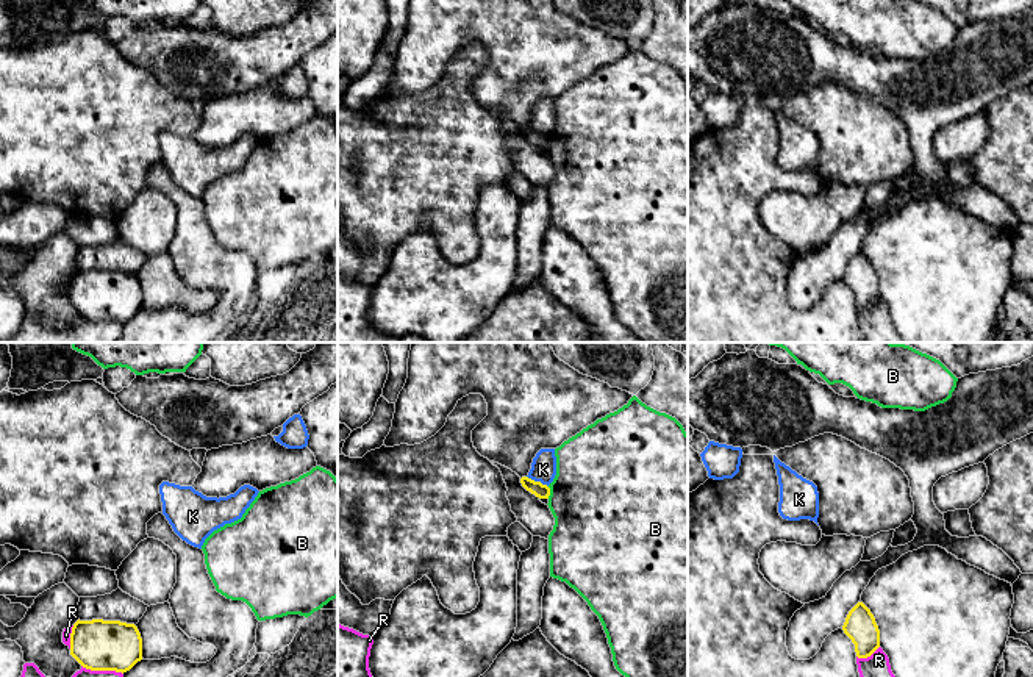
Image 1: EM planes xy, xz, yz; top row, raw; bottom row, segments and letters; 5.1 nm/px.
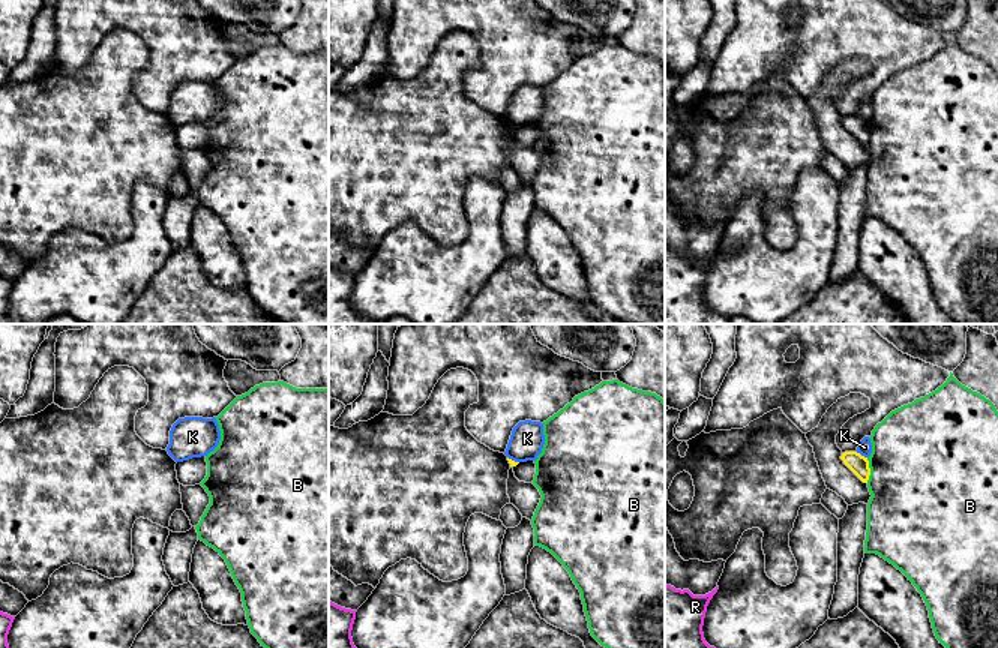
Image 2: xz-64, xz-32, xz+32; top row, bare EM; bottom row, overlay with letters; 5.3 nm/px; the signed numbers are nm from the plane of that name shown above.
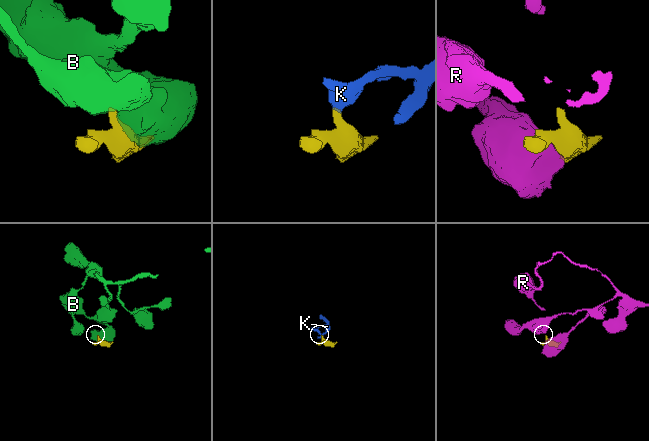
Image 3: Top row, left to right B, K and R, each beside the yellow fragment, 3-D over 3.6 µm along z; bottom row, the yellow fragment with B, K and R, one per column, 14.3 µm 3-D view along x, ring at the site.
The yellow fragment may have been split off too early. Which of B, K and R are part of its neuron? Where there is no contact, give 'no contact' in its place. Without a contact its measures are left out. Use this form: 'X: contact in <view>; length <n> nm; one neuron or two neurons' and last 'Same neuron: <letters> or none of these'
B: contact in xz; length 60 nm; two neurons
K: contact in xz; length 130 nm; two neurons
R: contact in yz; length 130 nm; two neurons
Same neuron: none of these

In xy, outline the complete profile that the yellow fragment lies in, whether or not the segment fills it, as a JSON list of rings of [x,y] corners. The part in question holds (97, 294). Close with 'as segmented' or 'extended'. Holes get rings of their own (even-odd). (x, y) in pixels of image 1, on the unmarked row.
[[[78,269],[70,283],[70,305],[86,319],[123,324],[142,310],[142,288],[134,274]]]; as segmented

